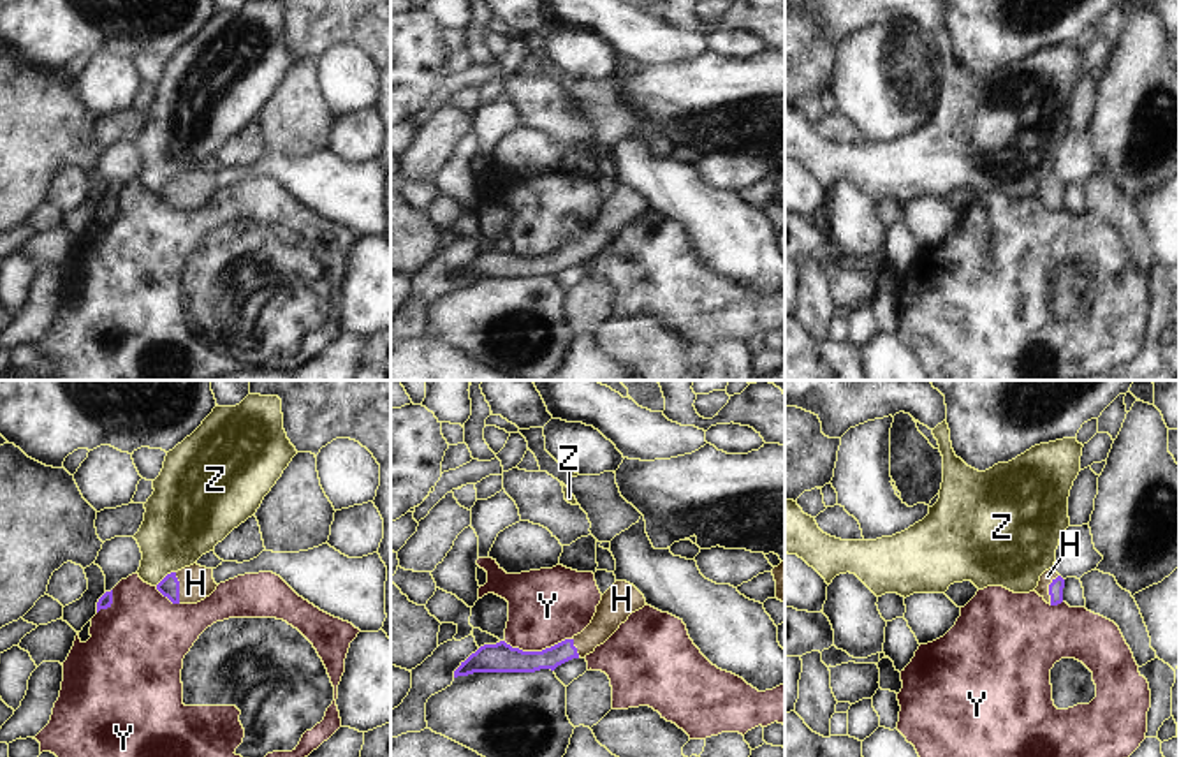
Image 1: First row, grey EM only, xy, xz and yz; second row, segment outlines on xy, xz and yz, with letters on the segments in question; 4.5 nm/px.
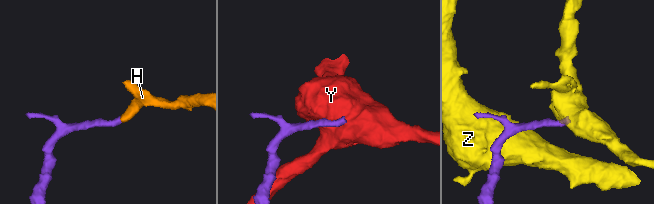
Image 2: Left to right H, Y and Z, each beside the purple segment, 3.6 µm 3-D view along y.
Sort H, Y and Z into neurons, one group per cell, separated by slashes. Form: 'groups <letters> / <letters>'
groups H / Y / Z

